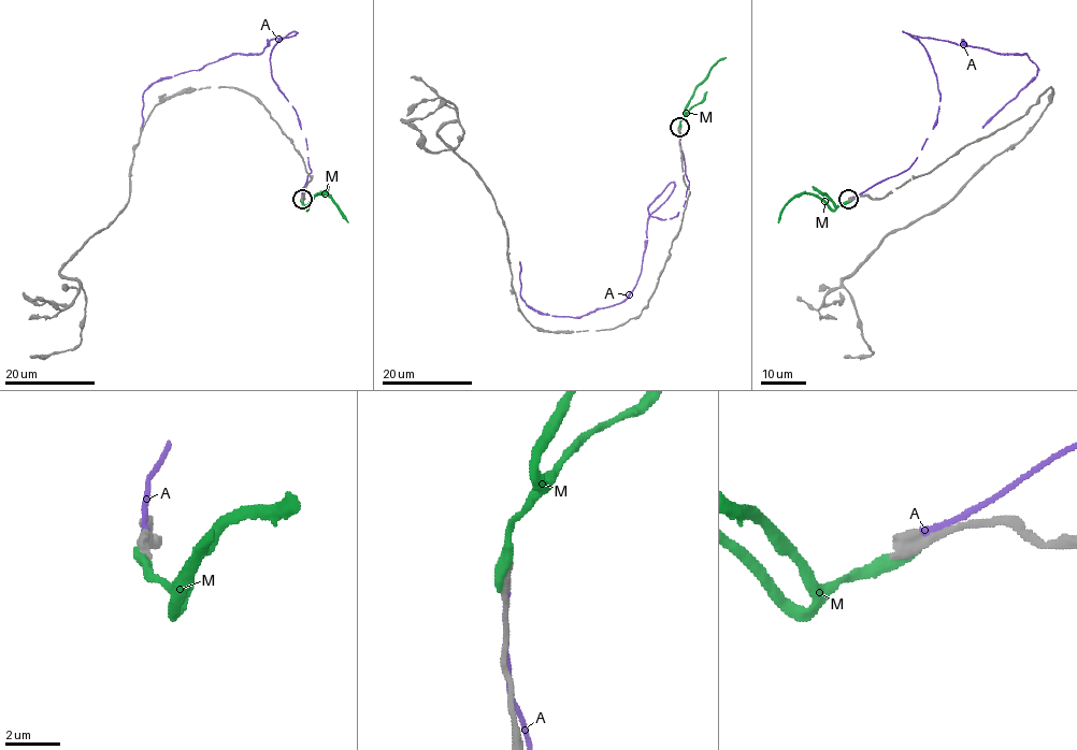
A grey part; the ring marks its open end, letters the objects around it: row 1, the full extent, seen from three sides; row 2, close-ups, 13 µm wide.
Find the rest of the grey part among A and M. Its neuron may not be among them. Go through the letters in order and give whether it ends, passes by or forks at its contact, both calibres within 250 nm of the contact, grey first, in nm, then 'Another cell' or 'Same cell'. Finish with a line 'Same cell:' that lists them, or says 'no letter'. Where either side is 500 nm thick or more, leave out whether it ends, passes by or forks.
A: It ends there. Thickness 280 nm (grey) against 260 nm. Another cell
M: Thickness 550 nm (grey) against 480 nm. Another cell
Same cell: no letter

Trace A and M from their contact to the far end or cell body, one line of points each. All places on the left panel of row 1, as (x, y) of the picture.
A: (302, 197), (306, 142), (270, 62), (296, 31), (261, 53), (155, 82), (141, 128)
M: (302, 201), (306, 208), (317, 193), (327, 193), (348, 222)

